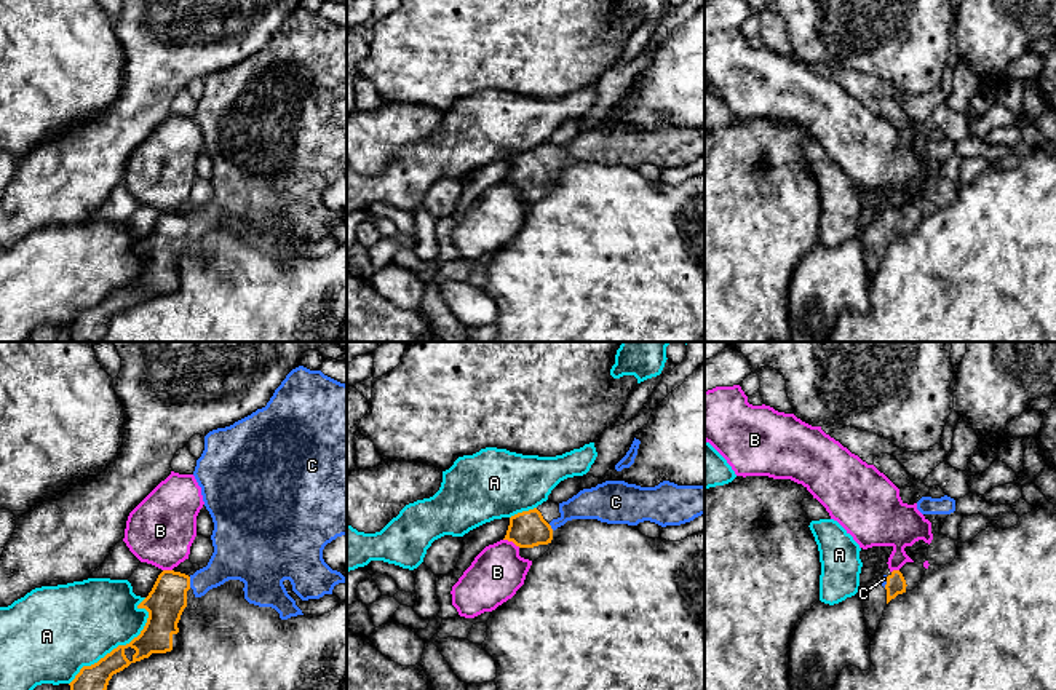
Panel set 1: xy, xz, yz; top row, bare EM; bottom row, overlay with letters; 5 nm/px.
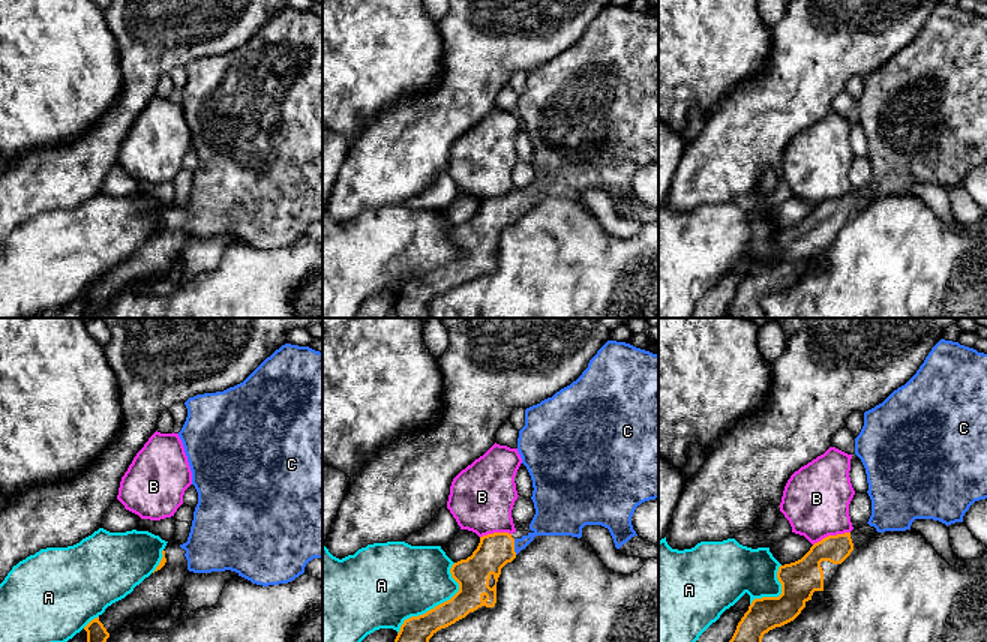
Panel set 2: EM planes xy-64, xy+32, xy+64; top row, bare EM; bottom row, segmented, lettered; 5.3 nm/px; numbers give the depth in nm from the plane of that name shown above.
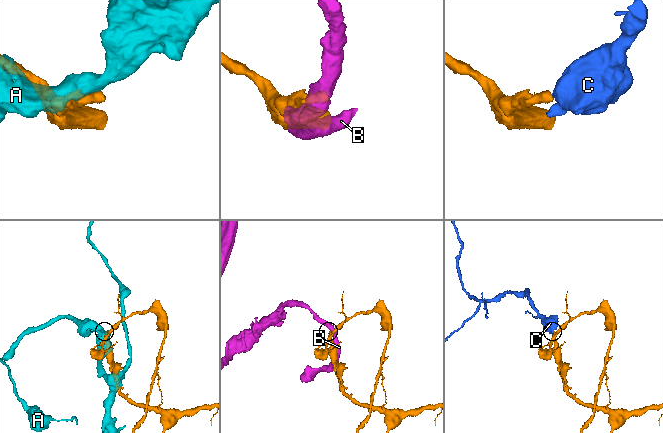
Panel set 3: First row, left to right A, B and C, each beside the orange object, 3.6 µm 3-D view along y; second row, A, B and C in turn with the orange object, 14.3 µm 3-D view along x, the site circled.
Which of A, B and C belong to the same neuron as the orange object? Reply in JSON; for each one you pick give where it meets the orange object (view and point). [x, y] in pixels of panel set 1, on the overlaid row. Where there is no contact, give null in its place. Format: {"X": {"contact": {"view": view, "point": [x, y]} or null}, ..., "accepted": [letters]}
{"C": {"contact": {"view": "xy", "point": [189, 582]}}, "accepted": ["C"]}

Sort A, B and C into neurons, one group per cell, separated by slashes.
A / B / C

